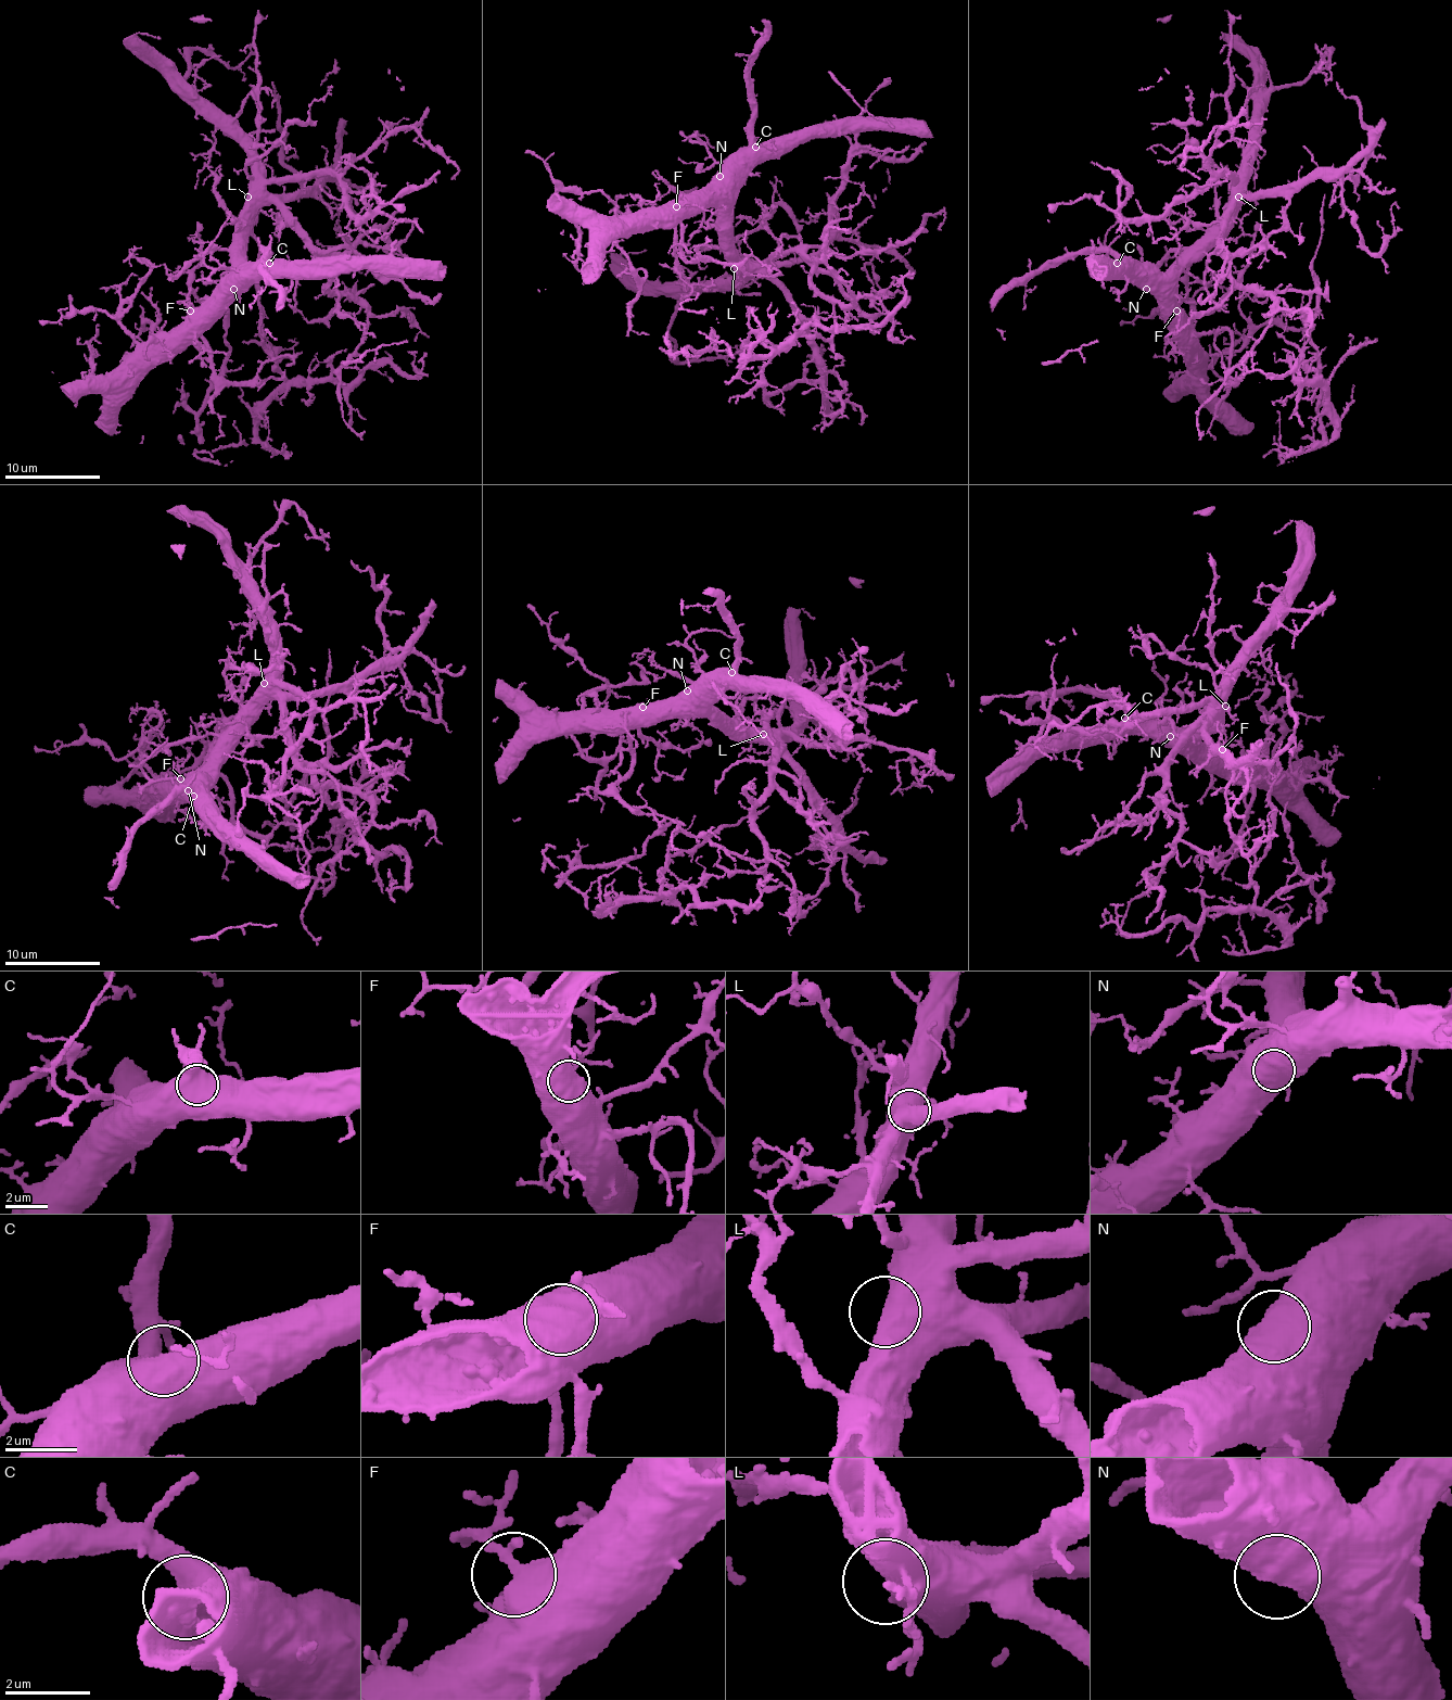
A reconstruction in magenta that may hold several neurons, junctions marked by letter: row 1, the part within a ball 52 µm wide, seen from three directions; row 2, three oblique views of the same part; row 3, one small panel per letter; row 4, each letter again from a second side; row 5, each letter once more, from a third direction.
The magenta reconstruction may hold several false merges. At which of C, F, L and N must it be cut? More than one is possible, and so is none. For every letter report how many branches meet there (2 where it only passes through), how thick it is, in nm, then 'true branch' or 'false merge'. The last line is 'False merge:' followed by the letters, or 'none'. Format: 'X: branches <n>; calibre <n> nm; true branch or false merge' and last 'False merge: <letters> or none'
C: branches 2; calibre 600 nm; true branch
F: branches 3; calibre 400 nm; true branch
L: branches 2; calibre 550 nm; true branch
N: branches 1; calibre 800 nm; true branch
False merge: none

